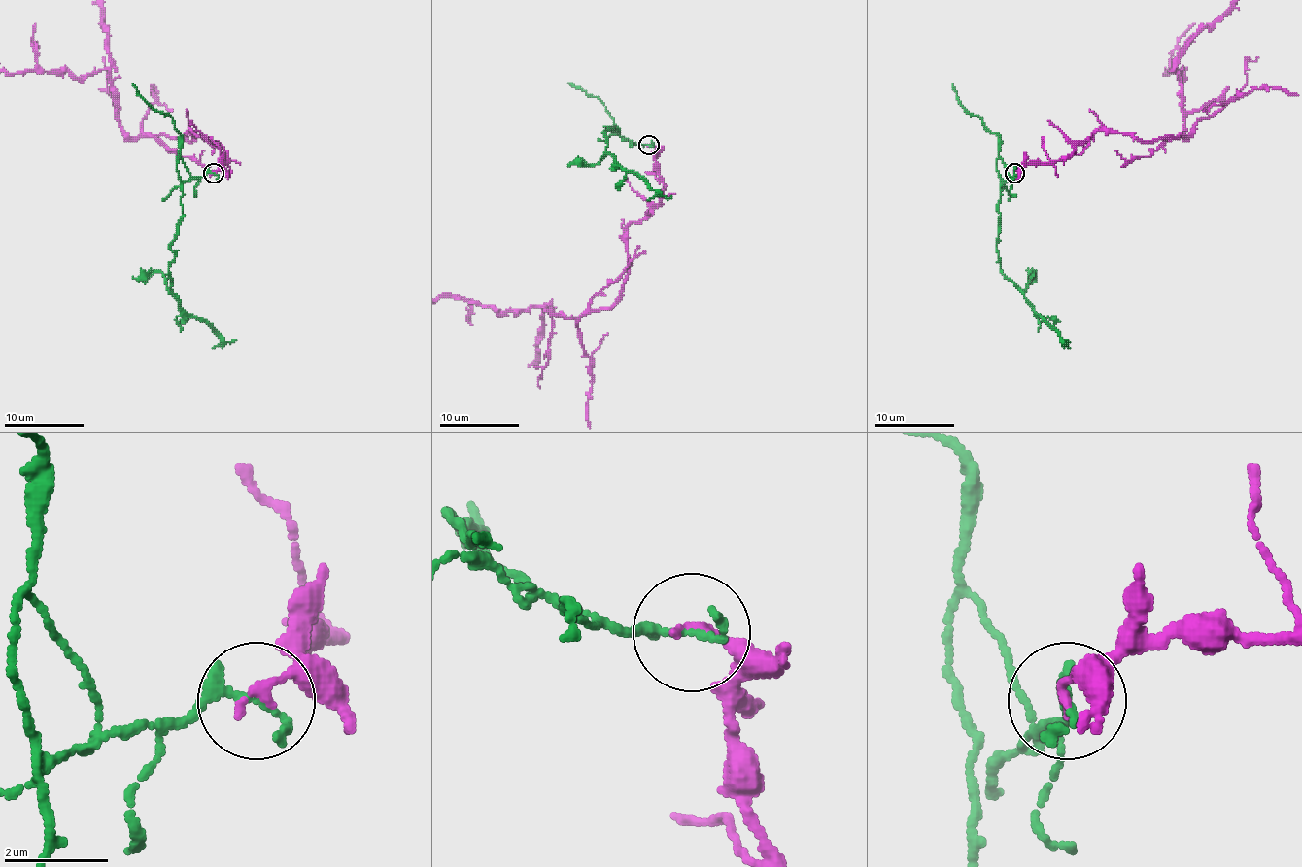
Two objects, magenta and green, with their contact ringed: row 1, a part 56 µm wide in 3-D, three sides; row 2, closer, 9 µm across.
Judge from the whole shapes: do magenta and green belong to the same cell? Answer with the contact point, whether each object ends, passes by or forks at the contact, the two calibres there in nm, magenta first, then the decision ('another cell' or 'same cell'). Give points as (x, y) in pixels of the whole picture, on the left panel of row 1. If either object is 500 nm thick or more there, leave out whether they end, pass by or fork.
place (214, 173); magenta ends; green passes by; calibres 180 and 140 nm; another cell

